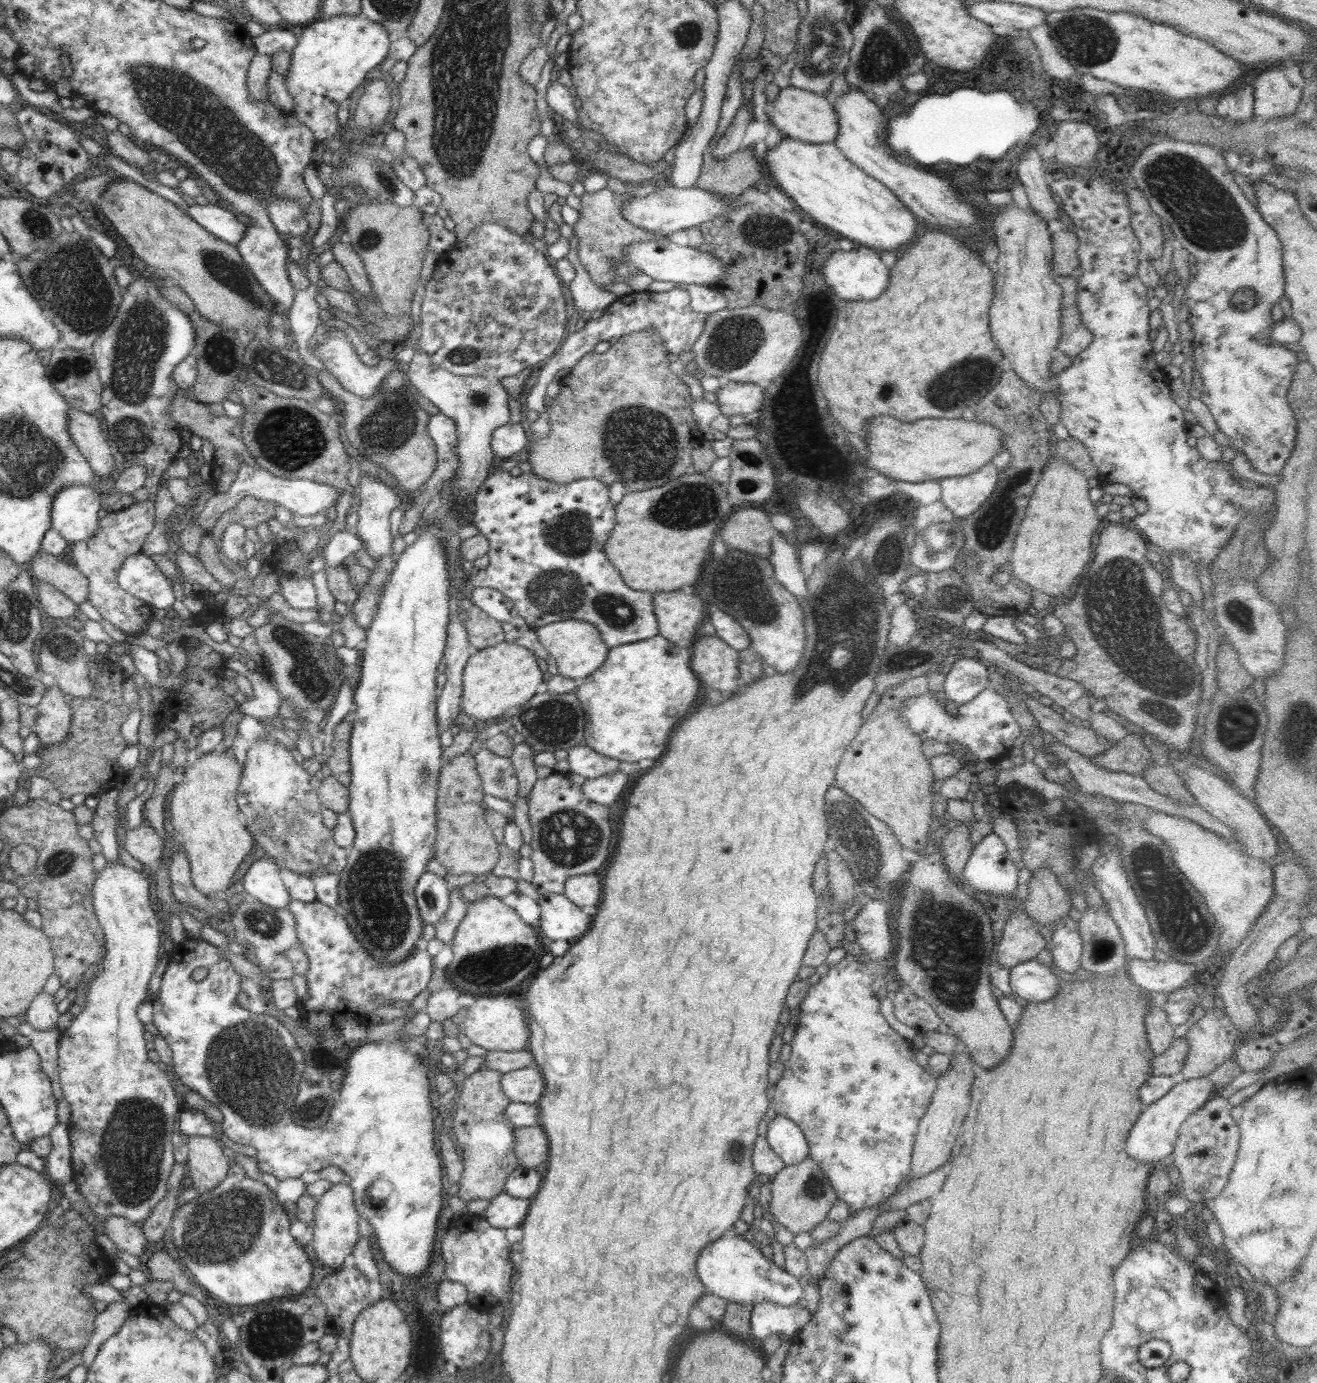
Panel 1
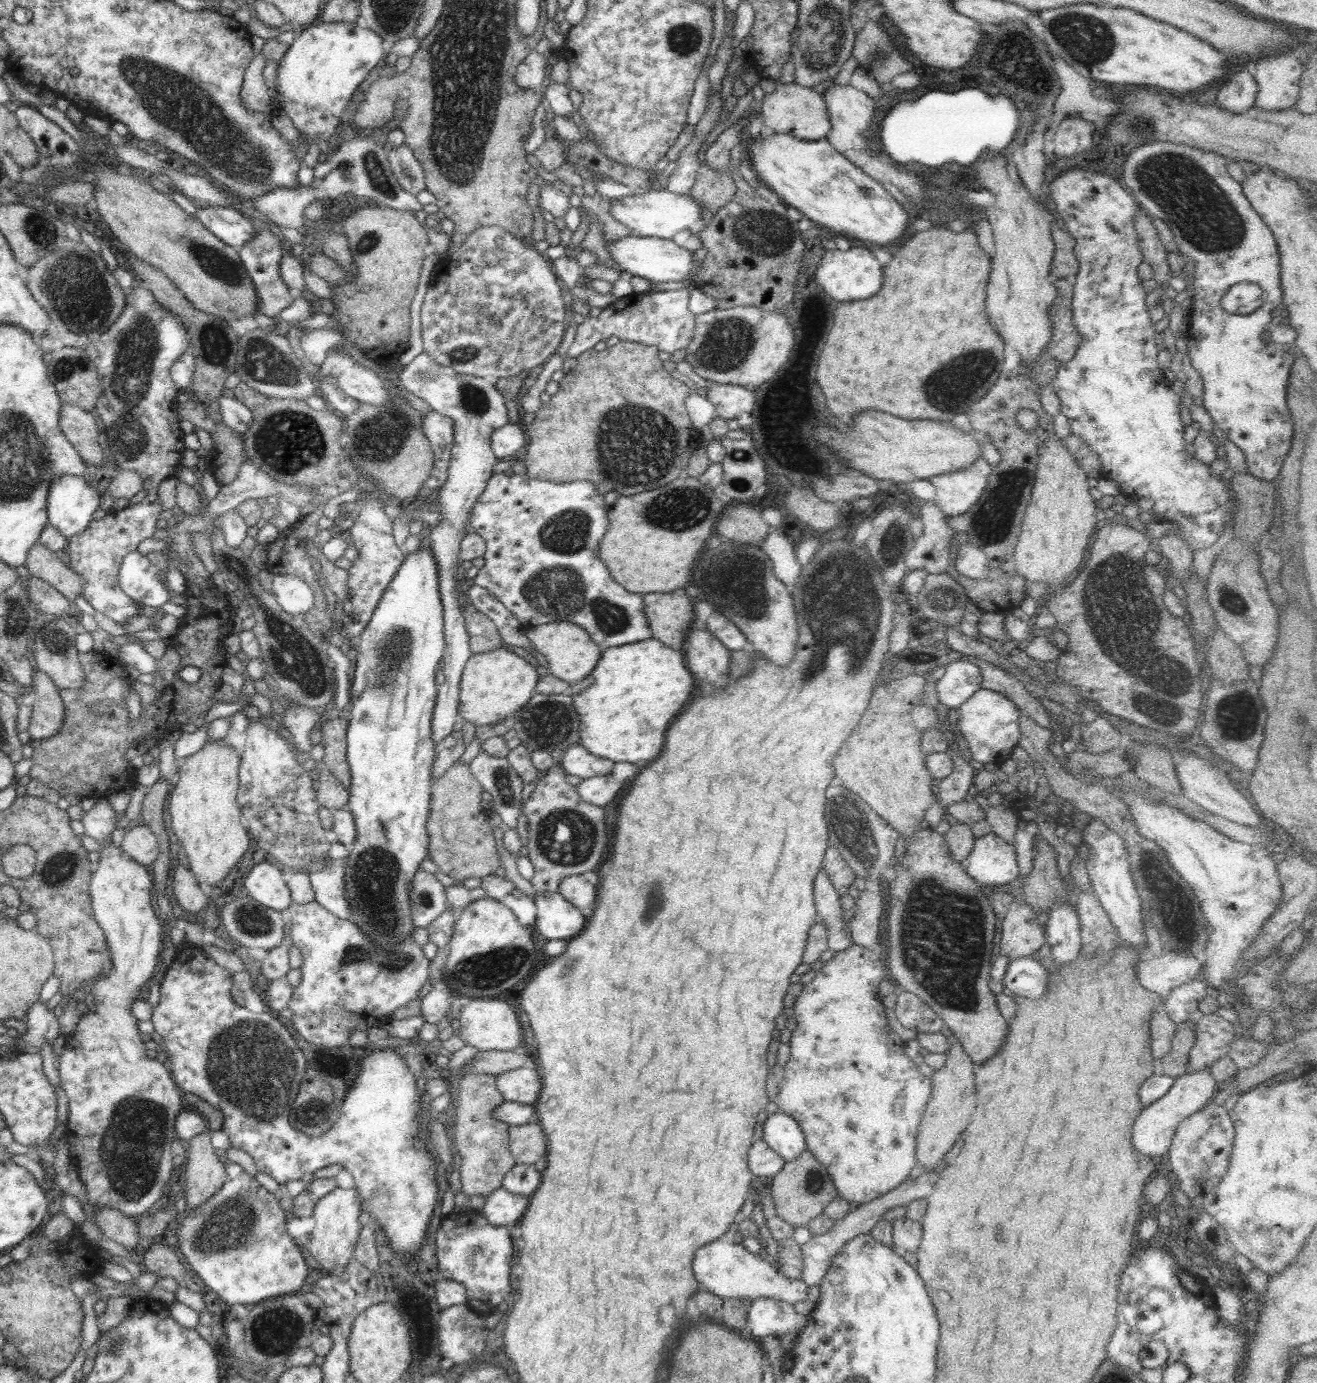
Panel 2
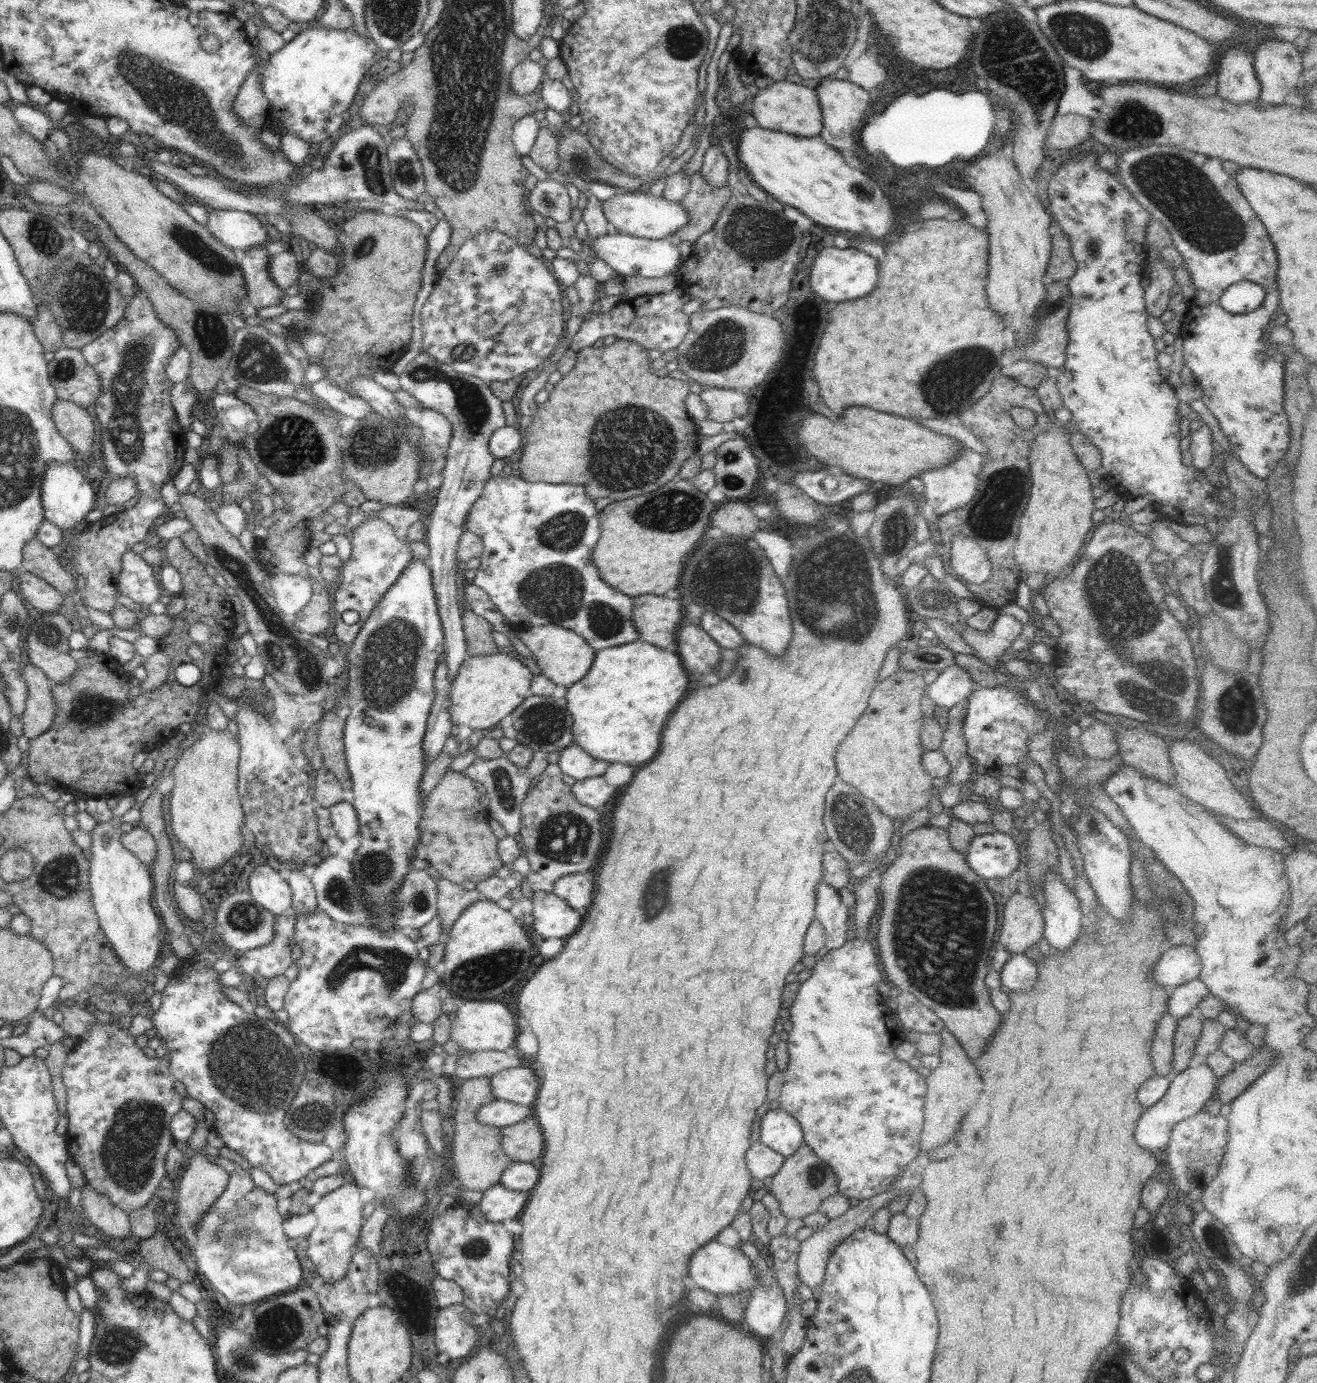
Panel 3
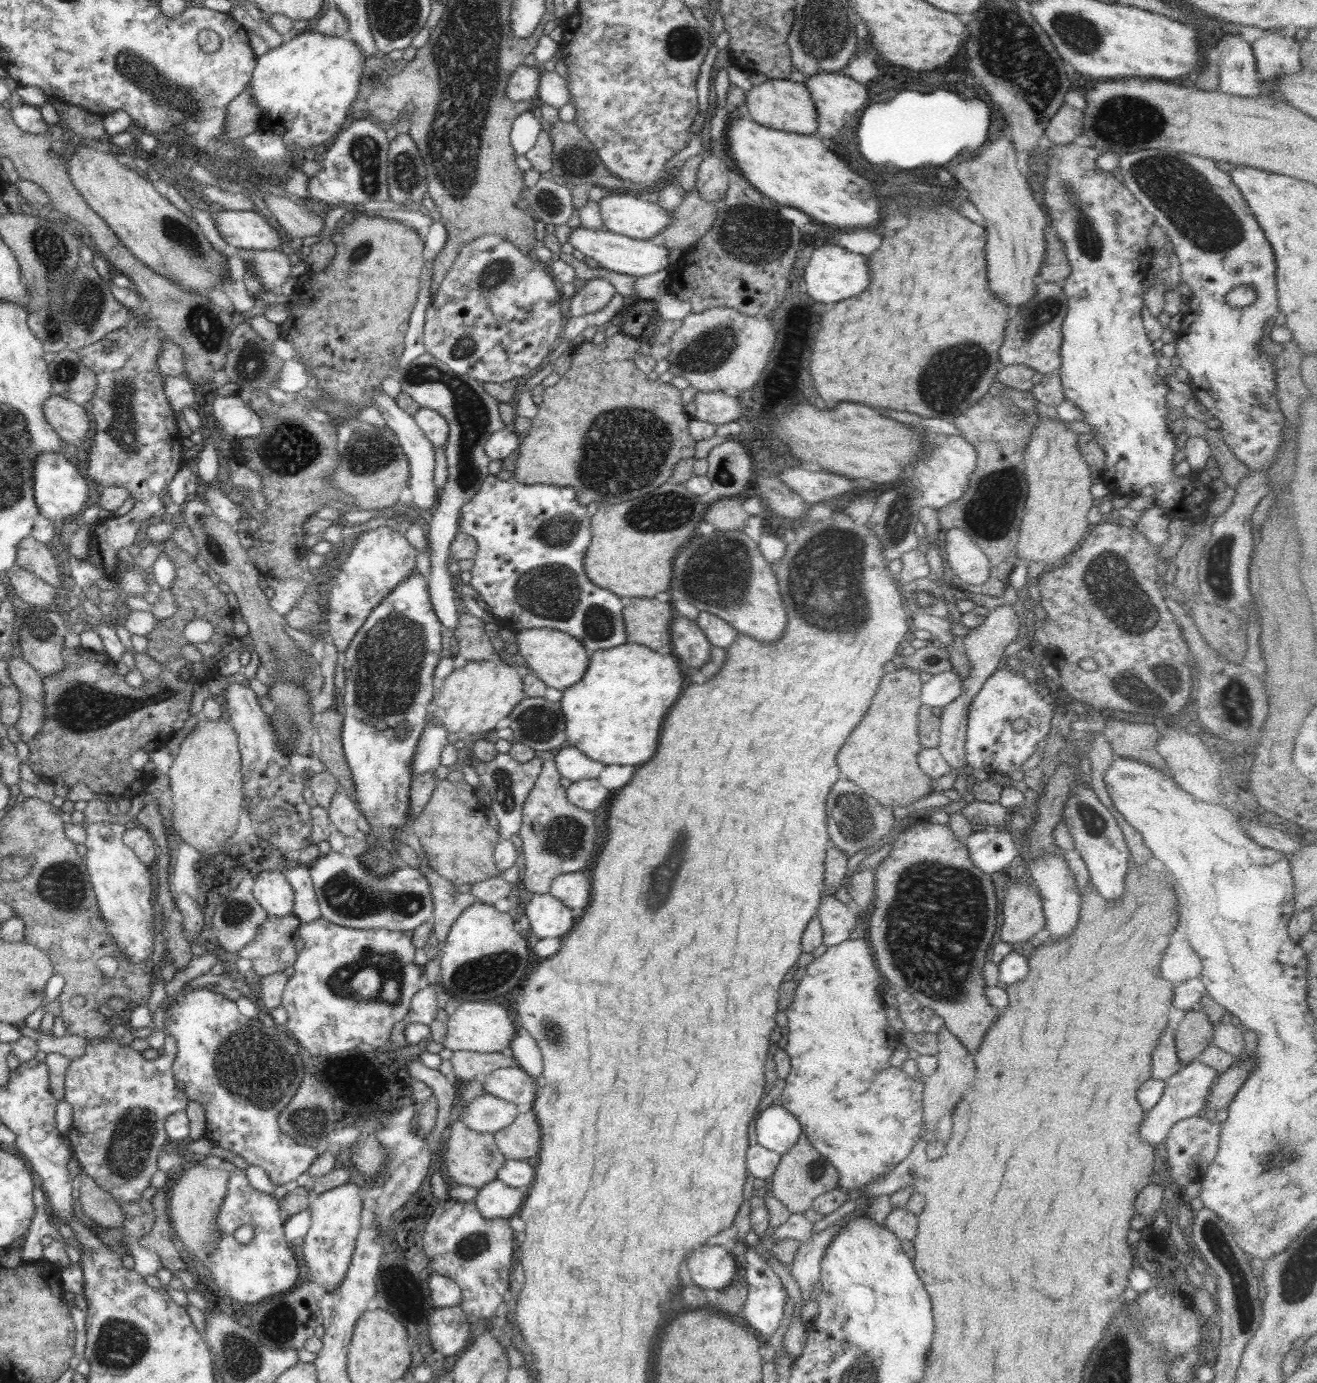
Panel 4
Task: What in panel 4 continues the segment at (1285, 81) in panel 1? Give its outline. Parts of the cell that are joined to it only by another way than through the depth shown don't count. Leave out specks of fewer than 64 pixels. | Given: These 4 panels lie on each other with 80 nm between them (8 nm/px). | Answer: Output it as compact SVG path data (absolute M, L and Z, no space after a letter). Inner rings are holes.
M1266 34L1251 45L1262 80L1273 83L1281 76L1297 73L1301 68L1300 45L1295 37Z

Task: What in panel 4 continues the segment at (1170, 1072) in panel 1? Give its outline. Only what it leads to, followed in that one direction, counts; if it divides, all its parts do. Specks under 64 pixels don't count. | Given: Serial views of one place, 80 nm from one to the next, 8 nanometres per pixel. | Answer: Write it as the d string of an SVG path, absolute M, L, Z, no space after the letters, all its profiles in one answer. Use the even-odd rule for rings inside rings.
M1186 1011L1183 1020L1178 1023L1175 1036L1176 1052L1182 1066L1212 1044L1214 1025L1202 1011Z

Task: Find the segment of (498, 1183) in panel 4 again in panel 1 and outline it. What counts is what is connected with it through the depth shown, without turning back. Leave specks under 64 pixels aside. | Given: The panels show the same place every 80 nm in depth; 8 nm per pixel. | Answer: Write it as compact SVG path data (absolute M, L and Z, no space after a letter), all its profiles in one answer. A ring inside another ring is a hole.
M506 1192L494 1195L489 1201L484 1218L494 1228L520 1227L529 1209L529 1201L510 1196Z

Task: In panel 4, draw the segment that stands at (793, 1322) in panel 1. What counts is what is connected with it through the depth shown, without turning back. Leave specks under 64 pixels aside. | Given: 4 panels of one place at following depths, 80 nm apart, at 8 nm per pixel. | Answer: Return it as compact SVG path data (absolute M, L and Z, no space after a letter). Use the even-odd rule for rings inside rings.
M742 1245L739 1250L745 1264L744 1278L749 1284L747 1286L747 1297L740 1312L744 1315L744 1320L748 1322L748 1327L753 1328L762 1340L767 1340L780 1328L780 1322L784 1318L787 1291L782 1285L780 1277L768 1265L767 1260L760 1257L753 1247Z

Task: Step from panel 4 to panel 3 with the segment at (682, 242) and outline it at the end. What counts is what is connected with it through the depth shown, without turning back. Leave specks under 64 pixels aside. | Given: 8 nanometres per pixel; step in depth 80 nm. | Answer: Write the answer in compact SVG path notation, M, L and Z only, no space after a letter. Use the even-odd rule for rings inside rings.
M699 172L693 174L690 179L689 191L681 200L689 221L673 232L673 235L678 236L682 241L695 243L700 238L700 234L713 228L731 192L728 184L716 187L708 184Z

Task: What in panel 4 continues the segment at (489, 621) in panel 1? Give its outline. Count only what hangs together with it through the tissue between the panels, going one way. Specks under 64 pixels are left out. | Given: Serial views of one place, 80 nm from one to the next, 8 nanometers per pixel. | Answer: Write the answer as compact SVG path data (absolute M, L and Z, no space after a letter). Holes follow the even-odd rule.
M461 611L458 617L458 626L455 628L459 654L467 661L488 661L497 656L497 652L490 642L490 637L484 631L485 622L470 614Z

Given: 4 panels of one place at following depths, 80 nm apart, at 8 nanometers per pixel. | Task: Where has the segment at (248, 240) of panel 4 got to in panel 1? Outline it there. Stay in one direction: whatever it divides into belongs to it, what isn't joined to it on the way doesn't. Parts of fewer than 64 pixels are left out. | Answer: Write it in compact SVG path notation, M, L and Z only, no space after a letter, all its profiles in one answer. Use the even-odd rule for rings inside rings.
M190 201L185 211L210 234L228 244L236 247L245 237L248 226L238 220L234 212L224 209L221 205L213 205L212 202L207 205L198 205Z

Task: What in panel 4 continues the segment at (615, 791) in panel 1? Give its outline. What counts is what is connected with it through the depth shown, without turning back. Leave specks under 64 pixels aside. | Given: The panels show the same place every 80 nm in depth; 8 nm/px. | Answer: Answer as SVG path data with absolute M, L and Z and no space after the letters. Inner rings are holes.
M596 778L584 779L573 782L568 786L566 796L578 808L584 810L596 810L596 808L610 796L610 788L602 786L601 782Z

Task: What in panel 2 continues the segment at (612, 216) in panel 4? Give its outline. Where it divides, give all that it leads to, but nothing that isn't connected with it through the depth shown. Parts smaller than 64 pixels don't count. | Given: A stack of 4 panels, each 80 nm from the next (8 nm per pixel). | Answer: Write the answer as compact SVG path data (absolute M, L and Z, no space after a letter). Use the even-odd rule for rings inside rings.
M667 188L647 190L643 194L634 194L614 199L610 205L610 214L622 224L632 229L637 237L671 239L680 230L699 225L703 206L689 194L674 194Z

